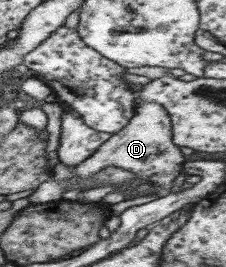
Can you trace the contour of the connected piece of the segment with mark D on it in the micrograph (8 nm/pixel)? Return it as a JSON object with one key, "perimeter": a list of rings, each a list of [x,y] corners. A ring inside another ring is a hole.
{"perimeter":[[[137,102],[134,108],[134,115],[130,121],[121,130],[113,133],[105,142],[102,142],[93,154],[85,157],[85,160],[79,161],[72,166],[69,172],[72,173],[70,179],[56,181],[53,179],[44,180],[39,186],[33,189],[27,200],[30,204],[45,204],[58,201],[66,197],[66,191],[71,184],[79,182],[81,178],[86,178],[90,174],[99,172],[104,166],[116,166],[123,170],[132,172],[134,176],[141,180],[148,181],[155,186],[153,192],[146,195],[126,199],[107,206],[109,215],[118,216],[128,207],[144,204],[161,197],[164,193],[173,188],[173,180],[182,170],[182,163],[187,158],[187,153],[180,147],[175,146],[172,141],[172,126],[170,125],[169,115],[162,106],[156,103]]]}

